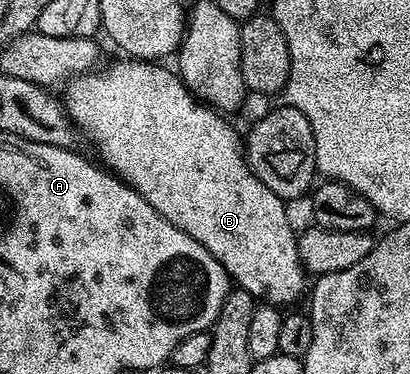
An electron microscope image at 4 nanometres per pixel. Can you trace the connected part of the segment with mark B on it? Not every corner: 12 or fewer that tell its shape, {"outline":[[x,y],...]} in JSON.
{"outline":[[159,62],[66,85],[75,127],[264,304],[303,292],[288,205]]}

